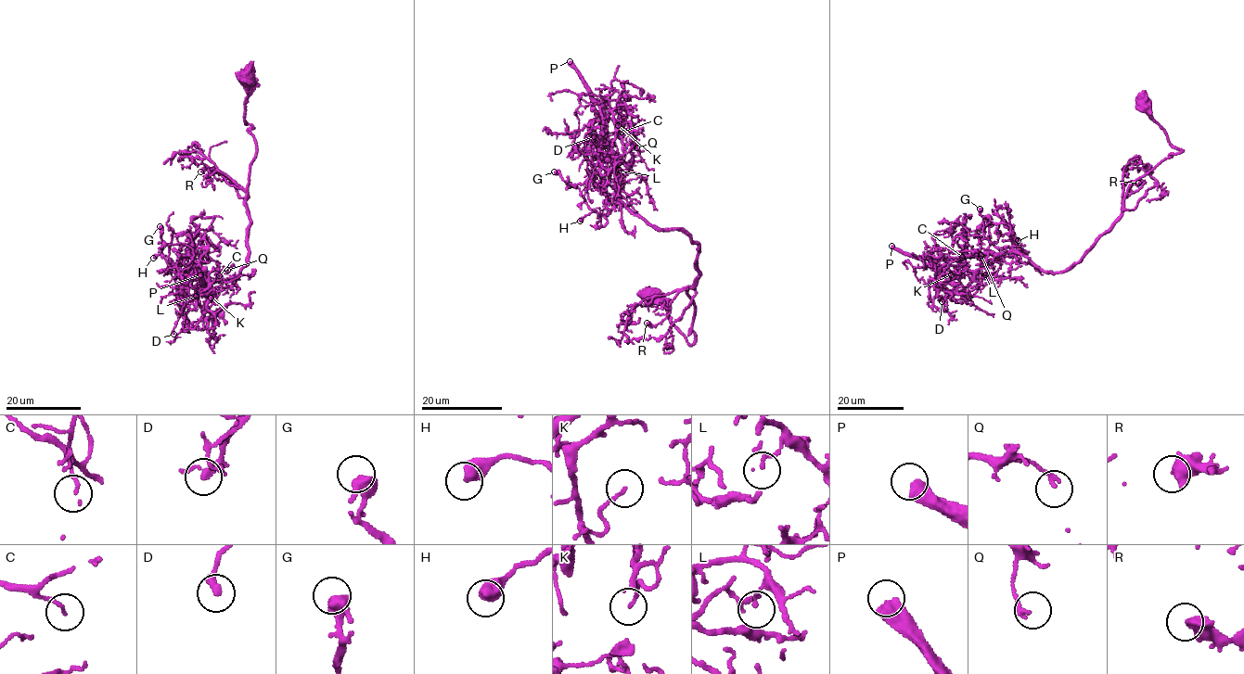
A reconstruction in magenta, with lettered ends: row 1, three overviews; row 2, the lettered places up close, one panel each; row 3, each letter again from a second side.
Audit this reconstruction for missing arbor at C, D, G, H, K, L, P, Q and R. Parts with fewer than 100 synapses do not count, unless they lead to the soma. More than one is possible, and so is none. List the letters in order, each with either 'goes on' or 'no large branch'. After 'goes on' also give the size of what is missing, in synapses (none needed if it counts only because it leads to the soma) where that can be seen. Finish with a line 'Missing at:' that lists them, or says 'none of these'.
C: no large branch
D: no large branch
G: no large branch
H: no large branch
K: no large branch
L: no large branch
P: goes on | 400 syn
Q: no large branch
R: no large branch
Missing at: P

